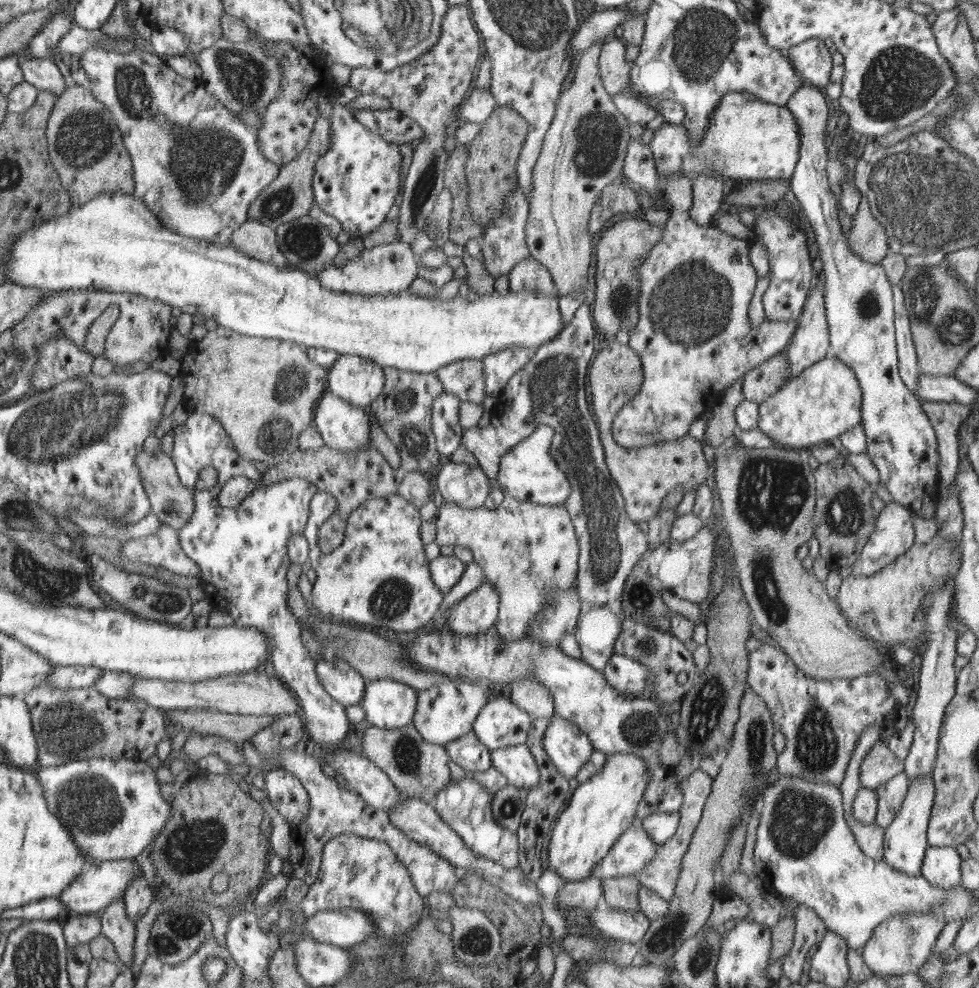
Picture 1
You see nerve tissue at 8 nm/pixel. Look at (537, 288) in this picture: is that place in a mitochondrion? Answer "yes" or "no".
no

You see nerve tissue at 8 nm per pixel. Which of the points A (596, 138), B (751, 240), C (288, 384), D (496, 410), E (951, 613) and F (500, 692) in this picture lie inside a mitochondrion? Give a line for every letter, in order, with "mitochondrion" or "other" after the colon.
A: mitochondrion
B: other
C: mitochondrion
D: other
E: other
F: other

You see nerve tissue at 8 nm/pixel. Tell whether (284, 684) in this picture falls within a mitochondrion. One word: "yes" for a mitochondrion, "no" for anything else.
no

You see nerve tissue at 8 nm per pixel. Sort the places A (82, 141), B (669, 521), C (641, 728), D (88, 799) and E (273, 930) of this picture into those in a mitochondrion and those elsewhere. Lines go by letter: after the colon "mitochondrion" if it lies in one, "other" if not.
A: mitochondrion
B: other
C: mitochondrion
D: mitochondrion
E: other

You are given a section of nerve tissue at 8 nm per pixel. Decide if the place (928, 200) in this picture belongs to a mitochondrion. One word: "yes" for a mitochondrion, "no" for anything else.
yes

